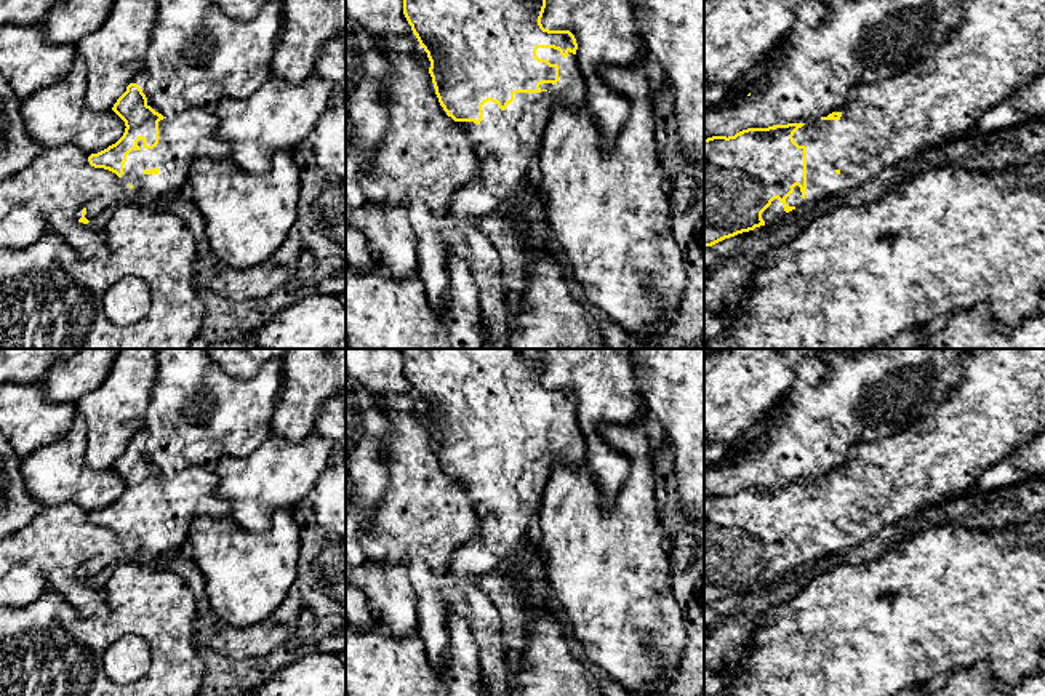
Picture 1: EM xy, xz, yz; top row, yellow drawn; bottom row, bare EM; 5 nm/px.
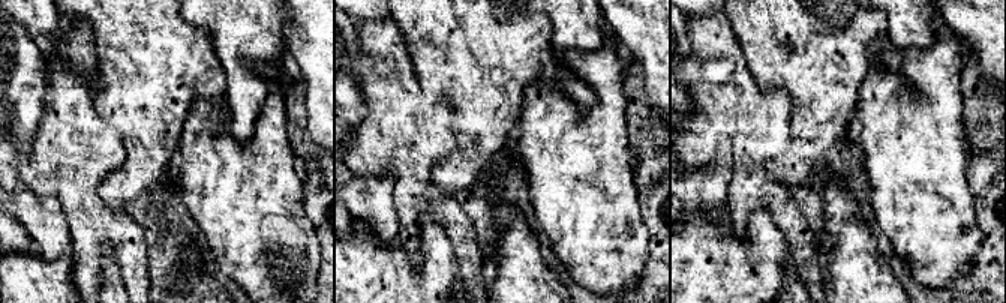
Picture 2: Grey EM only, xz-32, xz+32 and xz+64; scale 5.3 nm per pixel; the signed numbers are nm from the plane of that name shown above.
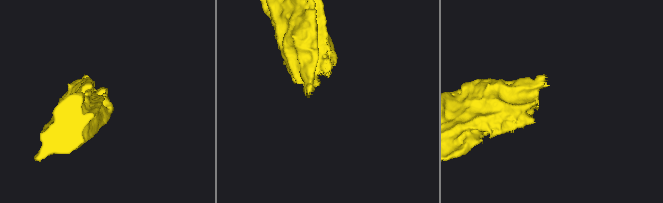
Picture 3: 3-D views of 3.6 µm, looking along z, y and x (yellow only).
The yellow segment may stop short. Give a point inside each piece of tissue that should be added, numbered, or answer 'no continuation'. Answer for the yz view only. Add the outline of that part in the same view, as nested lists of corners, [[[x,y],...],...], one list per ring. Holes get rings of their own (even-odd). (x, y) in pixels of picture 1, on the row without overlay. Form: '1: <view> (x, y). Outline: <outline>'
1: yz (999, 405). Outline: [[[973,349],[965,363],[965,376],[936,410],[906,429],[861,443],[839,478],[815,478],[794,491],[794,499],[807,506],[807,550],[800,546],[786,557],[789,565],[856,547],[882,530],[920,515],[938,499],[957,499],[976,491],[979,475],[1008,459],[1018,448],[1045,430],[1045,349]]]

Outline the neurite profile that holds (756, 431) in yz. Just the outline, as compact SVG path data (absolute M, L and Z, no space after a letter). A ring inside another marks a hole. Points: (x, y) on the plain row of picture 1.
M755 421L744 434L741 434L738 438L735 438L728 446L731 446L731 448L746 446L763 435L765 435L763 422Z

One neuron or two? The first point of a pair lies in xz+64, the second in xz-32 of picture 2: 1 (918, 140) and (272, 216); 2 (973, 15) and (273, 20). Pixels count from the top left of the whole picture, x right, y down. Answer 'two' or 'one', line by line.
1: one
2: two

